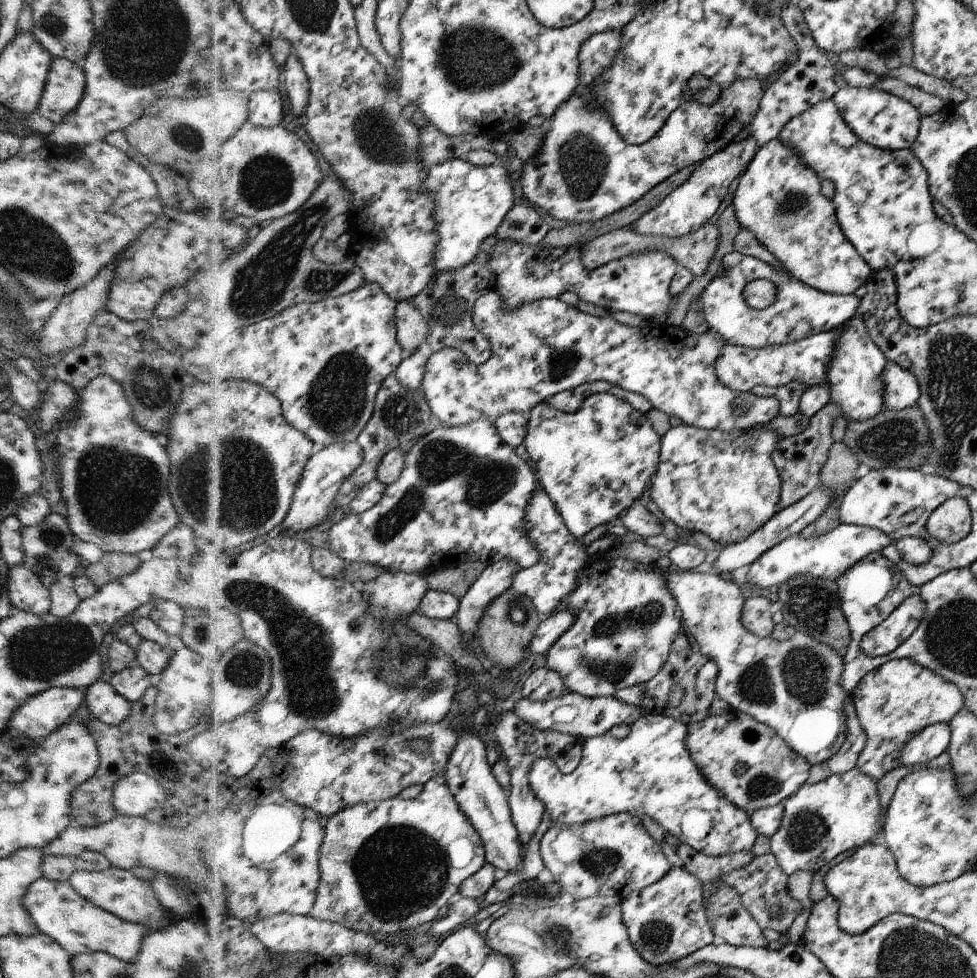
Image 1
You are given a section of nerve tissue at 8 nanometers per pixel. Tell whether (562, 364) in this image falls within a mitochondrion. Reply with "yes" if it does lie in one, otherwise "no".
yes

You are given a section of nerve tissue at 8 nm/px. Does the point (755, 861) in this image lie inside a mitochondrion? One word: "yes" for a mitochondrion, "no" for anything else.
no

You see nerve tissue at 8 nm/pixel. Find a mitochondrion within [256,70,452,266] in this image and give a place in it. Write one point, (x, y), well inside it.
(377, 135)

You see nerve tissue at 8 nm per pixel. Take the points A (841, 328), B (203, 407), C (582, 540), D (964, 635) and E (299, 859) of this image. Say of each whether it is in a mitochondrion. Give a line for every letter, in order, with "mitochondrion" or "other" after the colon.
A: other
B: other
C: other
D: mitochondrion
E: mitochondrion

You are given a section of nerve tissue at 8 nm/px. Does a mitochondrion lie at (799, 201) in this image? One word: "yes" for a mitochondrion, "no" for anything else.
yes

